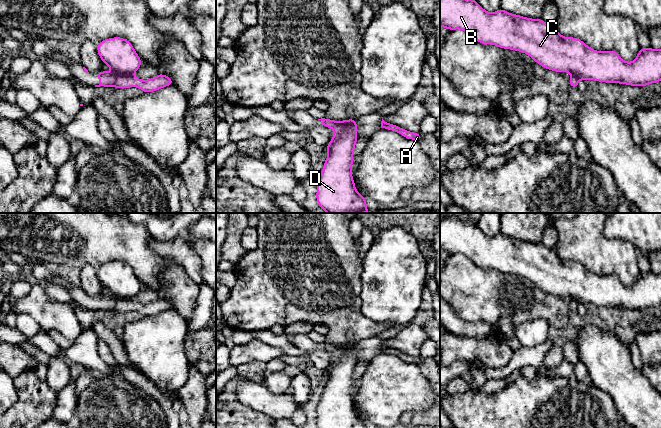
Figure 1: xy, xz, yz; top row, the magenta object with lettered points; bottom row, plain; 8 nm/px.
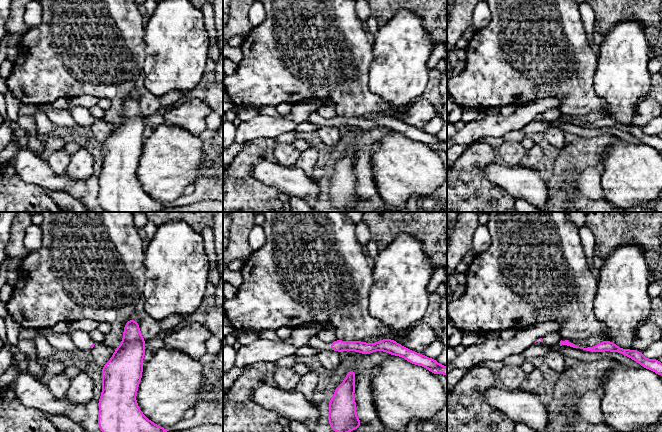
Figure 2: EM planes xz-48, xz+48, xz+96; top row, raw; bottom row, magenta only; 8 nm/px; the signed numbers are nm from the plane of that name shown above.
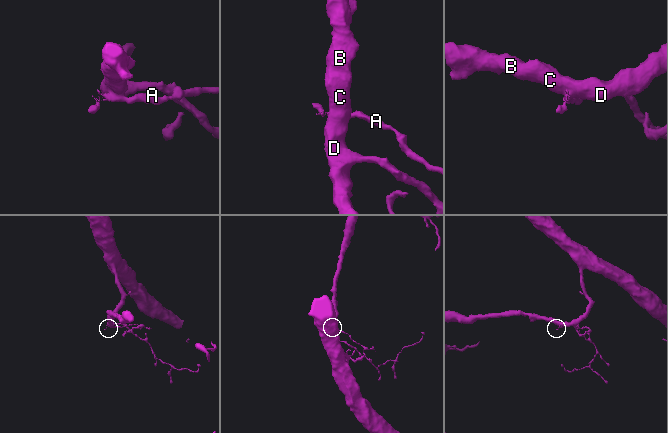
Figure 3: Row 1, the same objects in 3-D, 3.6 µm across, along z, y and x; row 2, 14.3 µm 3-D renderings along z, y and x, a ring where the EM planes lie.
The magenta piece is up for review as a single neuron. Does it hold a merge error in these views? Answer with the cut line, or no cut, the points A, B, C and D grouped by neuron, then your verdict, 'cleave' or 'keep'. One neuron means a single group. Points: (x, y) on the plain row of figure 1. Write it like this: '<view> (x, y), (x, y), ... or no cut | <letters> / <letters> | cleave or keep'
xz (356, 348), (341, 348), (335, 354) | A / B C D | cleave

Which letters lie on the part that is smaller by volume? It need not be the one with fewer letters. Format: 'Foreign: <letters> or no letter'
Foreign: A

